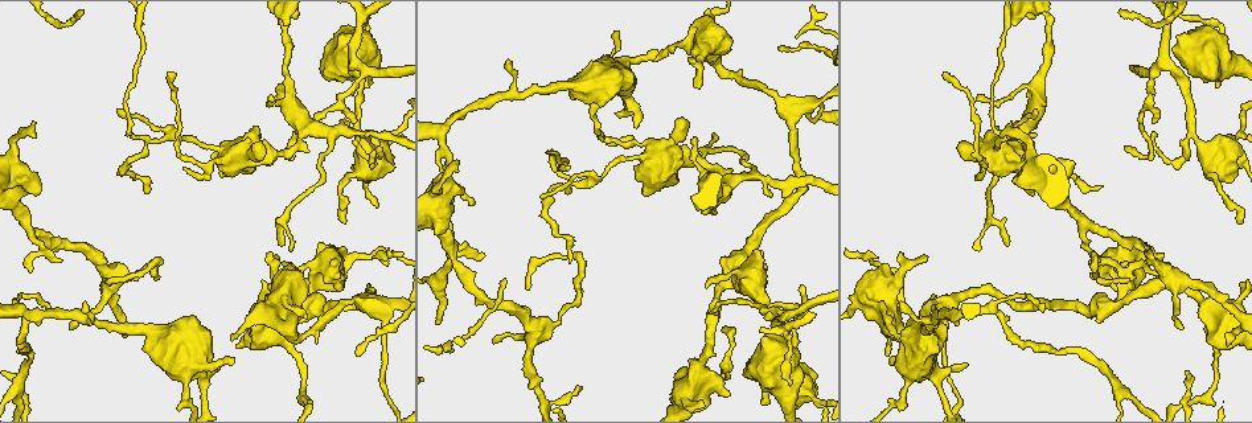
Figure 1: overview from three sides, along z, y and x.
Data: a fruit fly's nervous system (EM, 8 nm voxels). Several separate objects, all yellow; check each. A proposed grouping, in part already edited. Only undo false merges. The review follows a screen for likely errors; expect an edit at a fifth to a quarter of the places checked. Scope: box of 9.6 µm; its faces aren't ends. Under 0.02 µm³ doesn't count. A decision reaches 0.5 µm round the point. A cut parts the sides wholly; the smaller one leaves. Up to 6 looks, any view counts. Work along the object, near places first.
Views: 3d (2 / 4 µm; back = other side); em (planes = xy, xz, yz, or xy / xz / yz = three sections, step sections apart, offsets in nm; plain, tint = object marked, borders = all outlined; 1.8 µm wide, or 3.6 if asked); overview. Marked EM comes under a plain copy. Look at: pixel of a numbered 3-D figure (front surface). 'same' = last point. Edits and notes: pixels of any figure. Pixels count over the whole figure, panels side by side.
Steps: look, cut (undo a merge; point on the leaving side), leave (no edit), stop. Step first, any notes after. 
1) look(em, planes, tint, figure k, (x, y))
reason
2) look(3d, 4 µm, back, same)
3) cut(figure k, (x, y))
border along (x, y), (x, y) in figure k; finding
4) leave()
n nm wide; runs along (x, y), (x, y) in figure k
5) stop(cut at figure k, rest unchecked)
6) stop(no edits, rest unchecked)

look(em, planes, tint, figure 1, (553, 85))
thick turns thin

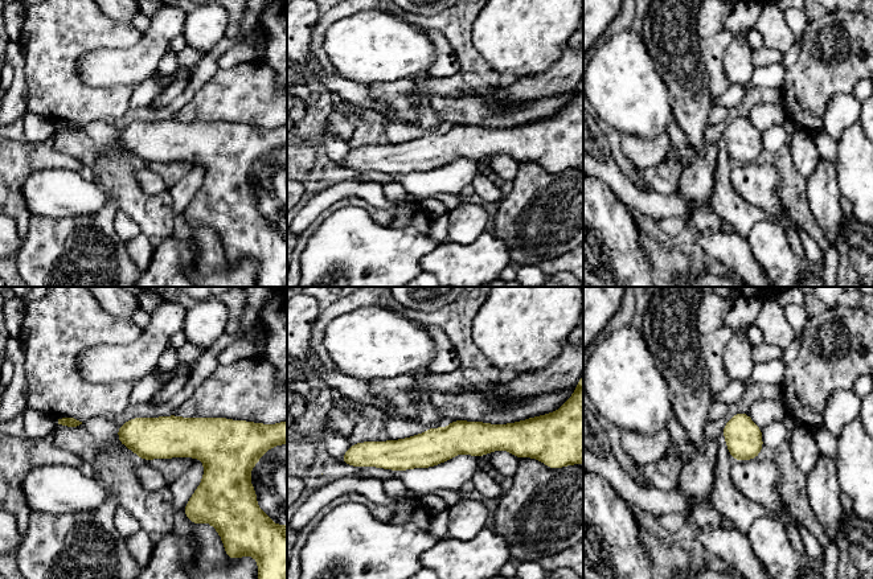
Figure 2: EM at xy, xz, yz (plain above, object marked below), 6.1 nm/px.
leave()
220 nm wide; runs along (515, 428), (423, 451), (357, 450) in figure 2; one cell here

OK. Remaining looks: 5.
look(3d, 4 µm, figure 1, (985, 153))
small branch off a trunk

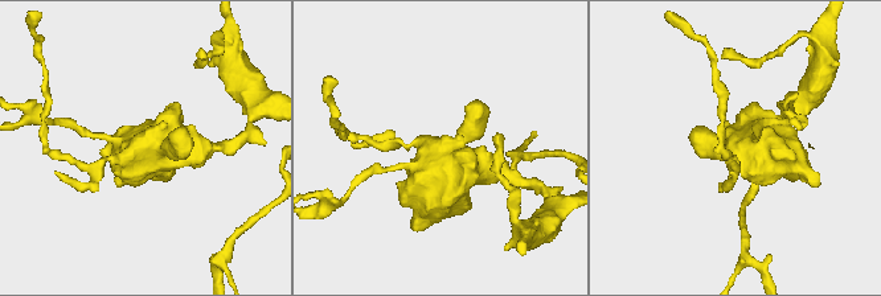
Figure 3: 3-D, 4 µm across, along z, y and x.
look(em, 3.6 µm, planes, tint, figure 3, (455, 152))
now the EM

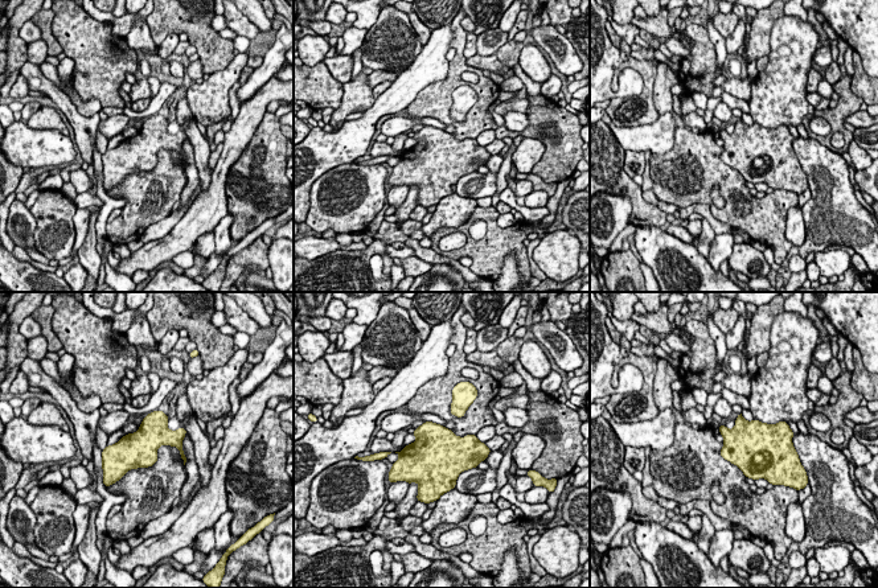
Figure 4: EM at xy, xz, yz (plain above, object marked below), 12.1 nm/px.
leave()
continuous, no second cell

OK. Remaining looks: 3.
look(em, xy, step 8, tint, figure 1, (573, 185))
three arms meet

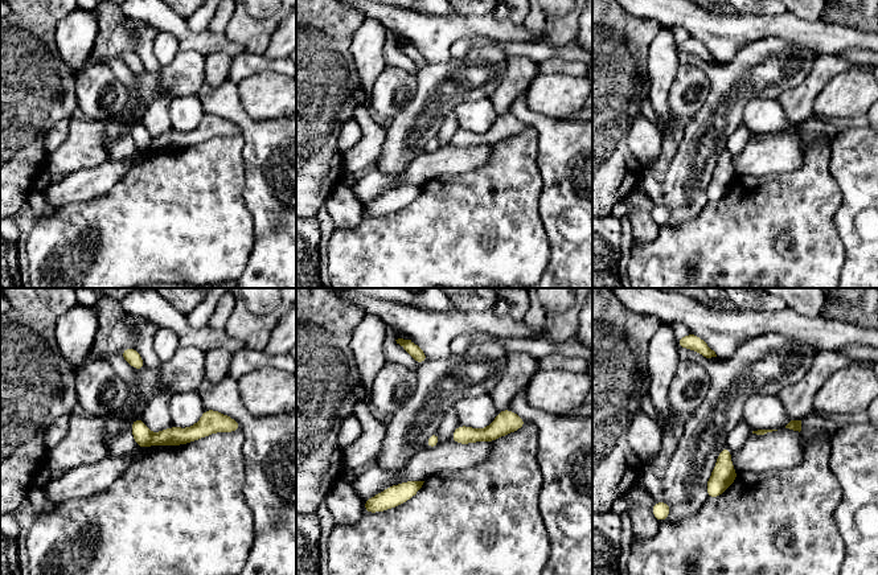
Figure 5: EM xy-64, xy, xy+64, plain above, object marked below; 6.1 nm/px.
cut(figure 5, (143, 436))
border along (154, 434), (150, 443) in figure 5; two cells meet here

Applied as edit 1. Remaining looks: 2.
stop(cut at figure 5, rest unchecked)

